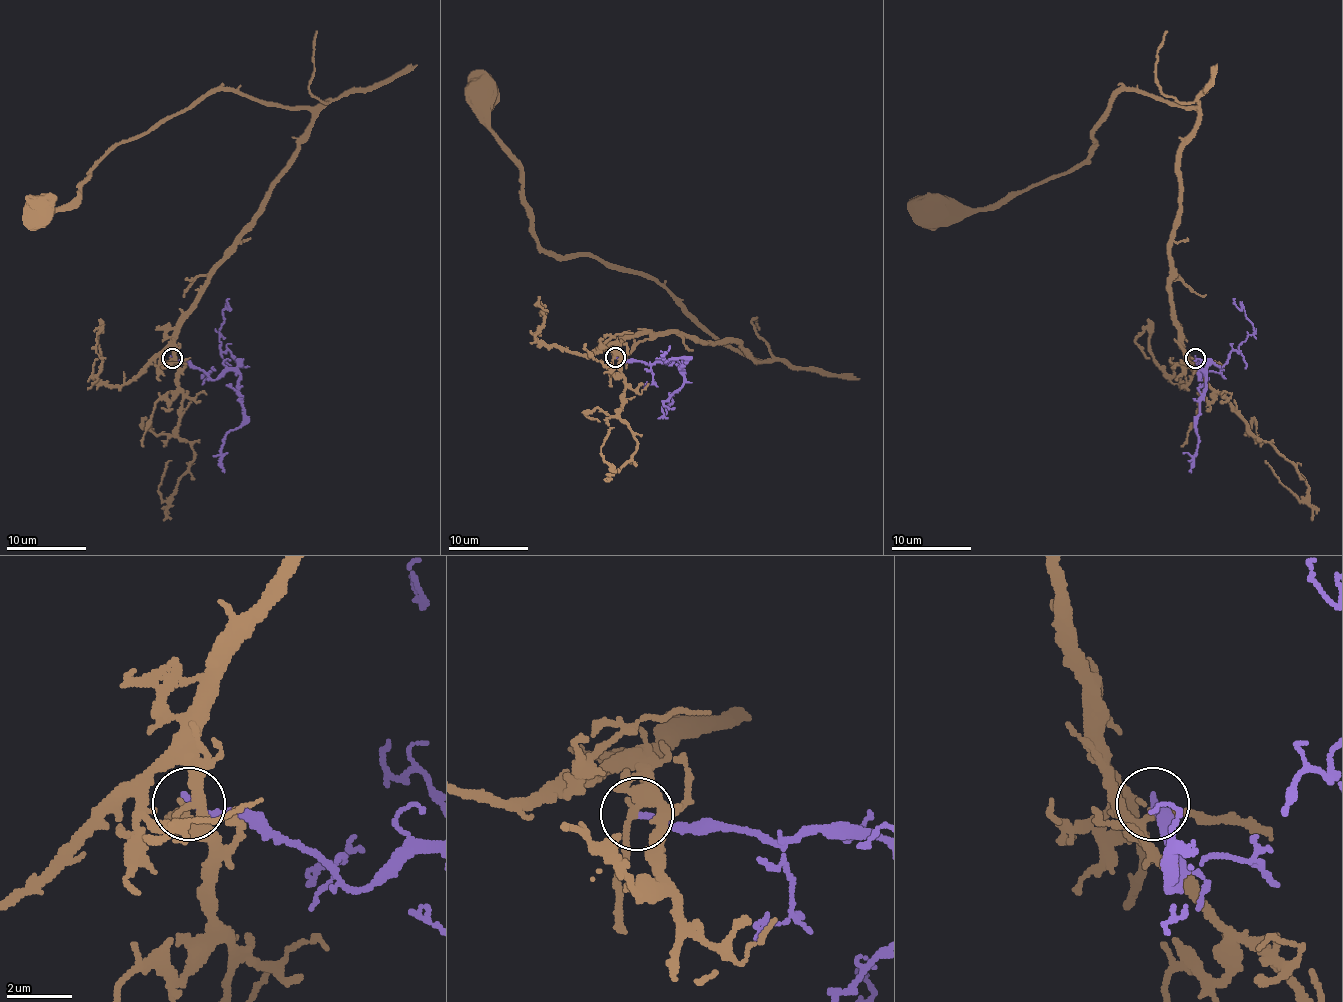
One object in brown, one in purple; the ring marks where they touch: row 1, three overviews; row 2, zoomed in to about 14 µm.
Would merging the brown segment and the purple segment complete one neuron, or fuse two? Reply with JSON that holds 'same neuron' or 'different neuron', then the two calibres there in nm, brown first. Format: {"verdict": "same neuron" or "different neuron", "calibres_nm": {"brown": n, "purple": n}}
{"verdict": "different neuron", "calibres_nm": {"brown": 220, "purple": 200}}

